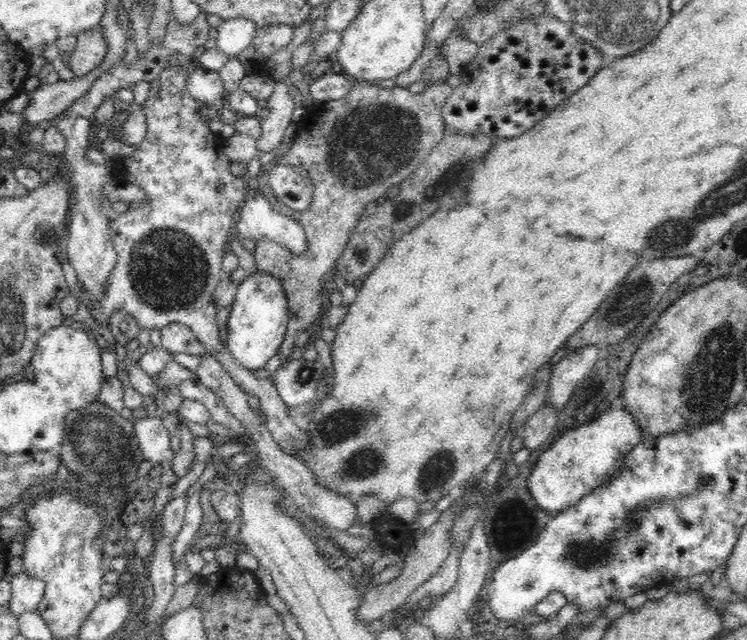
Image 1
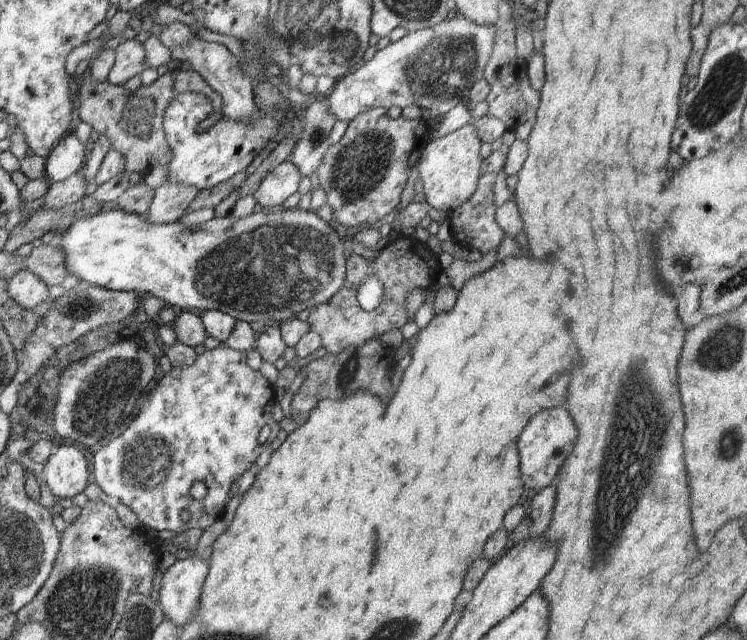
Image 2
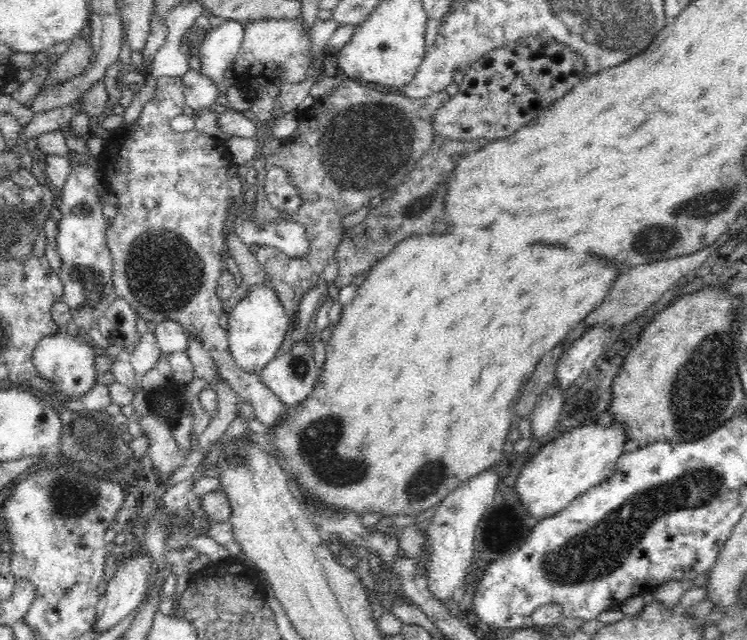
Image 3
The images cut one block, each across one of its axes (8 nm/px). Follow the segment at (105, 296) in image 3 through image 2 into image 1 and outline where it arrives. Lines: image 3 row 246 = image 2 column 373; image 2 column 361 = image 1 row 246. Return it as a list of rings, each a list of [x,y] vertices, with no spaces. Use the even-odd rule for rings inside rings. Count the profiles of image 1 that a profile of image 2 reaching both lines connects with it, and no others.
[[[62,115],[61,117],[58,117],[52,125],[66,137],[67,145],[62,154],[65,161],[64,172],[67,173],[68,181],[70,181],[70,185],[72,185],[72,202],[70,202],[70,208],[68,208],[67,221],[68,242],[66,242],[64,255],[73,266],[78,280],[89,293],[91,303],[89,308],[92,314],[92,310],[94,310],[94,307],[100,300],[100,289],[104,287],[109,274],[116,266],[118,260],[118,255],[114,250],[114,245],[112,245],[112,239],[110,239],[110,218],[102,209],[102,188],[110,182],[110,178],[113,178],[113,167],[111,165],[99,165],[93,163],[86,158],[86,155],[84,155],[90,139],[89,132],[91,128],[89,117],[74,117],[74,115],[64,117],[64,115]]]

